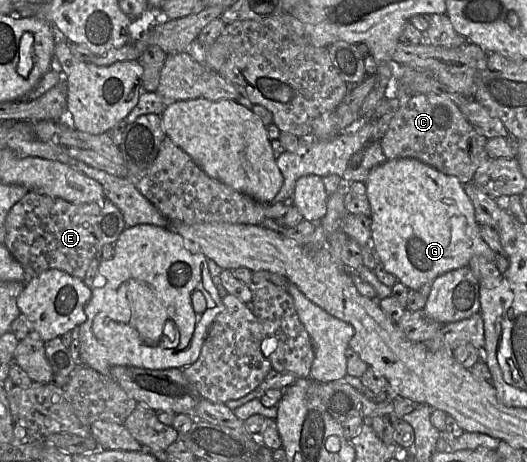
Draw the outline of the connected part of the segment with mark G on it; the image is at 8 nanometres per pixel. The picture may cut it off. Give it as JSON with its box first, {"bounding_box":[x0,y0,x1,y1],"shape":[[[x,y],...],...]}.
{"bounding_box":[365,158,496,289],"shape":[[[398,158],[371,169],[365,185],[371,206],[372,245],[385,270],[409,289],[420,289],[448,271],[468,266],[476,255],[495,262],[496,253],[483,240],[472,201],[456,176],[445,174],[414,158]]]}

